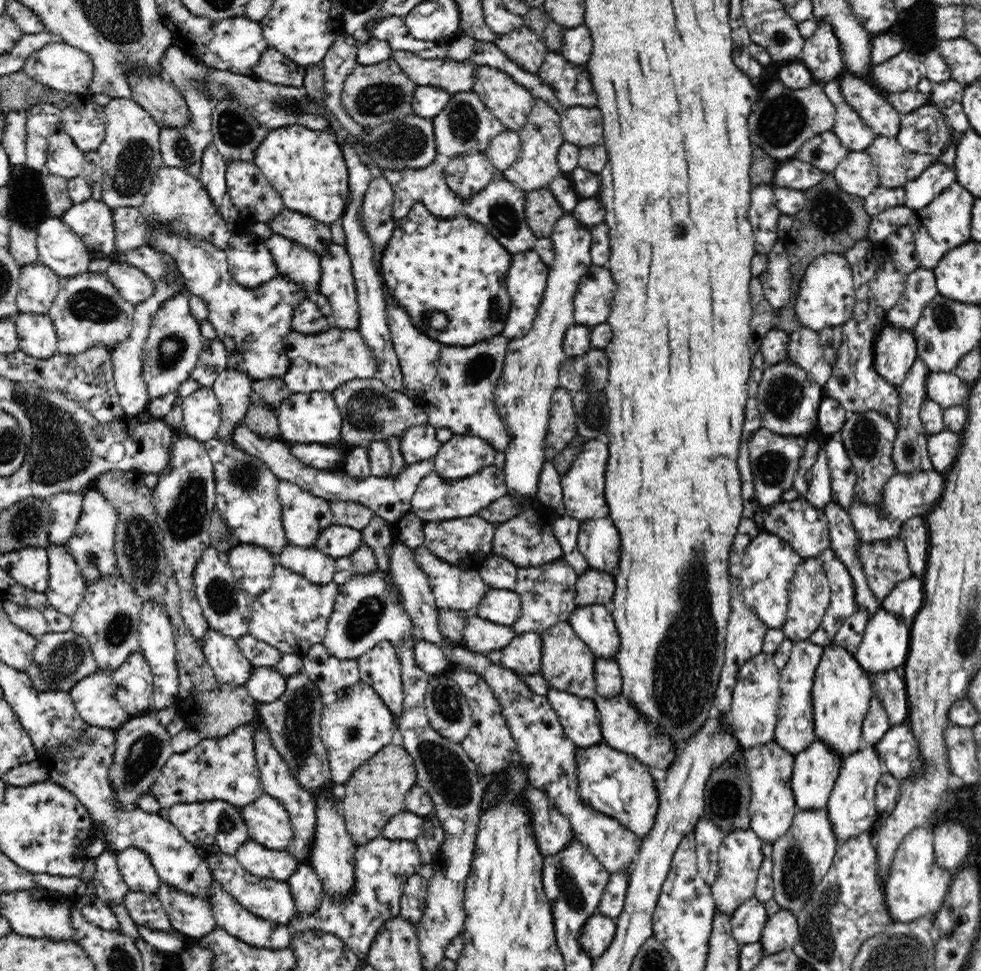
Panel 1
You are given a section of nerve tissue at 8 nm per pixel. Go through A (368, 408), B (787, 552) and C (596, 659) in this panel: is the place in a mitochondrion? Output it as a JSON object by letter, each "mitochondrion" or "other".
{"A":"mitochondrion","B":"other","C":"other"}

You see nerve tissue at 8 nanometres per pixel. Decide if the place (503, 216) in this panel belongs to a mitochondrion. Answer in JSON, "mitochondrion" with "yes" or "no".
{"mitochondrion":"yes"}

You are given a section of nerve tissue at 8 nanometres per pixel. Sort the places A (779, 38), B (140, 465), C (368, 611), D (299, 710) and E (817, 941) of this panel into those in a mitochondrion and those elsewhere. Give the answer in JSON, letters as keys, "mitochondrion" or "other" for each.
{"A":"mitochondrion","B":"other","C":"mitochondrion","D":"mitochondrion","E":"mitochondrion"}

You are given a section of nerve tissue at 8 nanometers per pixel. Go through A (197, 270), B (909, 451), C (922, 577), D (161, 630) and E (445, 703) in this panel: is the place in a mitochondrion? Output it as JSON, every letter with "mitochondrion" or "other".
{"A":"other","B":"mitochondrion","C":"other","D":"other","E":"mitochondrion"}

